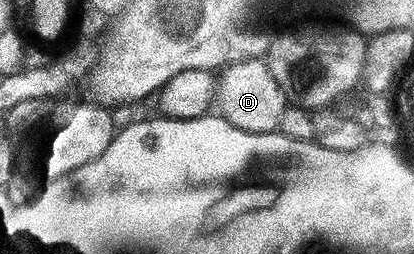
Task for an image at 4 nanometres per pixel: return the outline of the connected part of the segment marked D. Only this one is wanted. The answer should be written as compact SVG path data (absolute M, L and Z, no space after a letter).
M264 58L232 63L220 72L215 107L221 118L231 125L251 133L277 131L279 117L283 117L283 109L286 106L283 89L279 89L279 81L271 77L271 69Z

